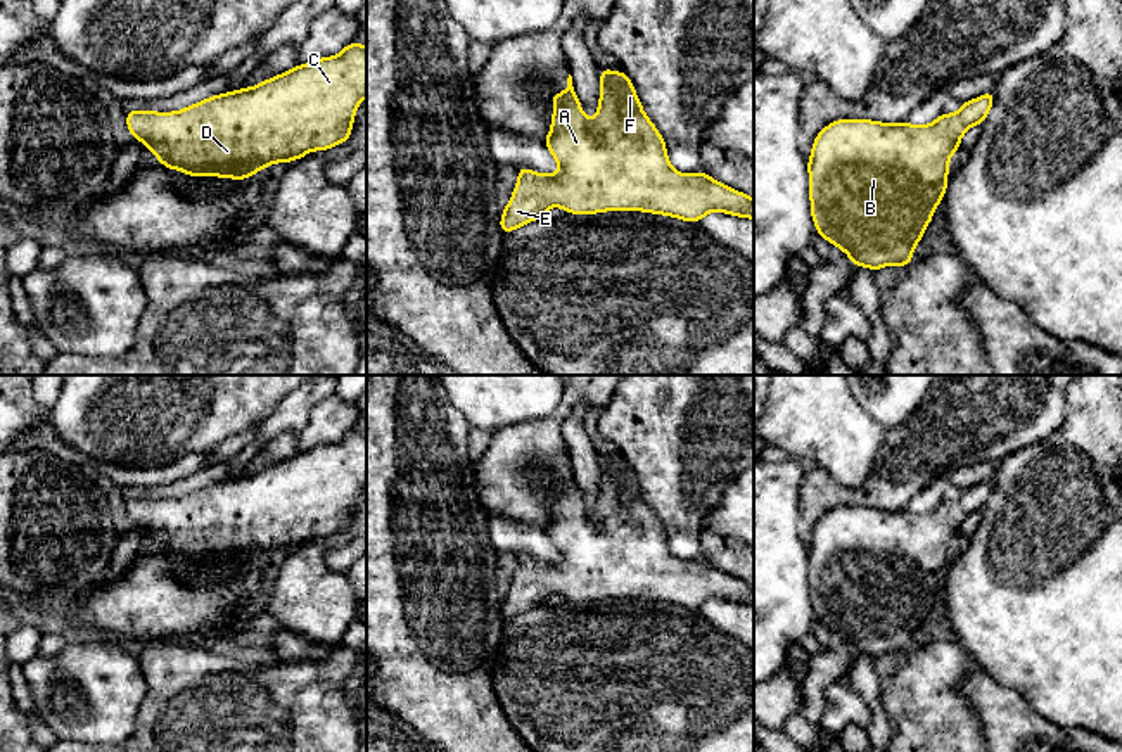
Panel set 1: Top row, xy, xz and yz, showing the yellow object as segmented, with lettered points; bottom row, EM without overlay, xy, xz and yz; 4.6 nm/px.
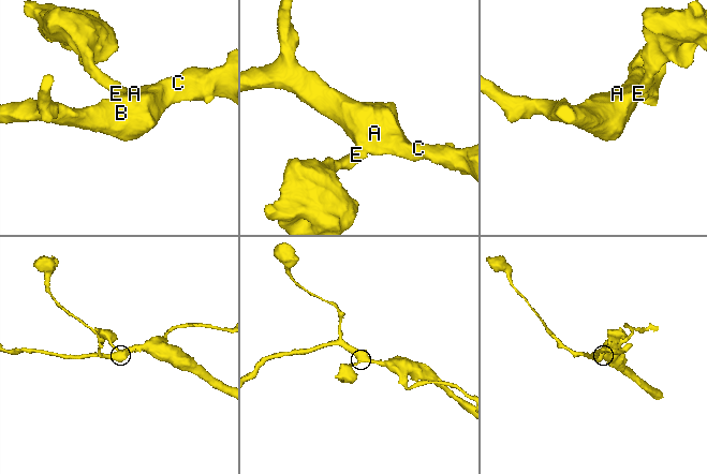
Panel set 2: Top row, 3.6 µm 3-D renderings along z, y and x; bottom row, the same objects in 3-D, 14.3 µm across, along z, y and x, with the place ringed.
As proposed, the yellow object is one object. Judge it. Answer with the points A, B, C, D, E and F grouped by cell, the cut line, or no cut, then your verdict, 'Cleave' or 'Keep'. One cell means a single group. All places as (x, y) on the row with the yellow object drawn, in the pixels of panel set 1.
Groups: A B C D E F. No split. Keep

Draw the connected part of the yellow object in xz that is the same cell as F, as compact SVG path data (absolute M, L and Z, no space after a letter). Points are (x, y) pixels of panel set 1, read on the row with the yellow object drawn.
M600 69L600 85L598 112L593 121L583 112L571 74L567 90L551 95L551 131L541 143L550 149L560 169L557 175L536 173L524 166L517 169L519 182L500 220L503 235L545 218L551 206L571 214L647 211L692 223L698 223L711 211L754 220L752 197L712 180L704 171L681 175L669 164L666 142L643 112L634 86L624 71Z

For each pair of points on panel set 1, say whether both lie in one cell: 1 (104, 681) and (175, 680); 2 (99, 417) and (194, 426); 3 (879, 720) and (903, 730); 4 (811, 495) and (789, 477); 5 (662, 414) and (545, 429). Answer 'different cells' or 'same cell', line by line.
1: different cells
2: same cell
3: different cells
4: different cells
5: different cells

